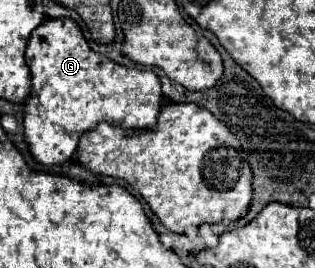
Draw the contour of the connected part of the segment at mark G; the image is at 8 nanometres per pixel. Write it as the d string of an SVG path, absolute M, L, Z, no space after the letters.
M73 18L45 20L29 38L25 52L31 70L31 94L25 102L25 140L41 164L63 164L75 150L81 134L107 122L123 128L153 128L161 110L161 82L151 70L125 68L93 52Z

